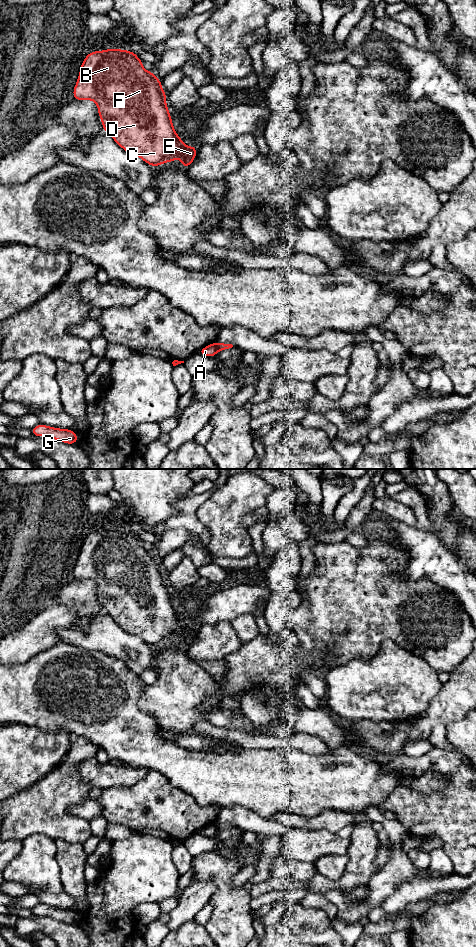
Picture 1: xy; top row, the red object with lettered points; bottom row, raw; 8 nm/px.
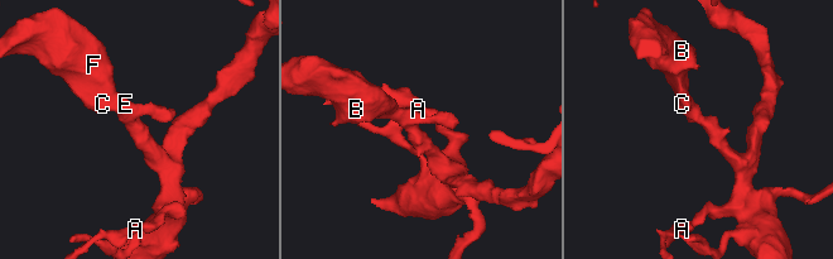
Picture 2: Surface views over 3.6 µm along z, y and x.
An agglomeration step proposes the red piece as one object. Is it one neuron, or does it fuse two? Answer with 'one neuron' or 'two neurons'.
two neurons

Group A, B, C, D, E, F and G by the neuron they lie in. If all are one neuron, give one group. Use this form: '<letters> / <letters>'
A G / B C D E F

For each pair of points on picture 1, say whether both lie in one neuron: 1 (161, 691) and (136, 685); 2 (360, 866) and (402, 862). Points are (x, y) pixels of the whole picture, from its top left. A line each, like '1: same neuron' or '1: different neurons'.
1: different neurons
2: different neurons

